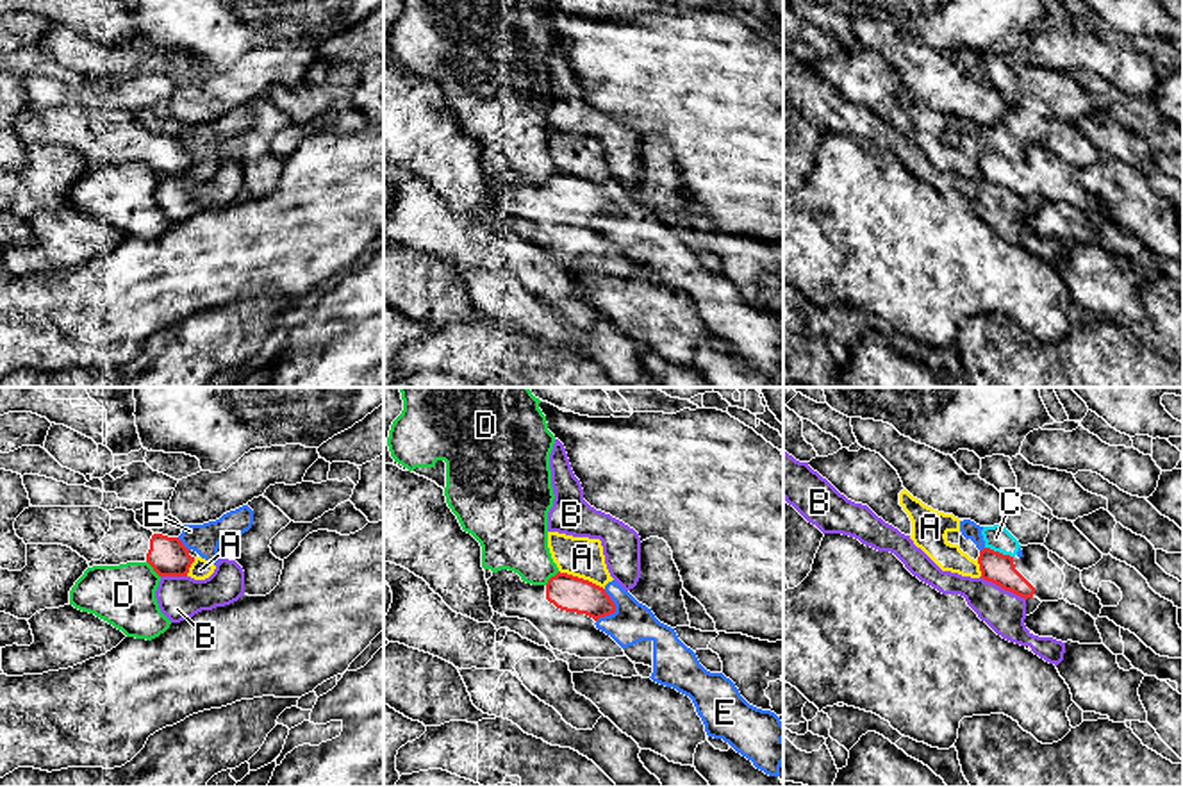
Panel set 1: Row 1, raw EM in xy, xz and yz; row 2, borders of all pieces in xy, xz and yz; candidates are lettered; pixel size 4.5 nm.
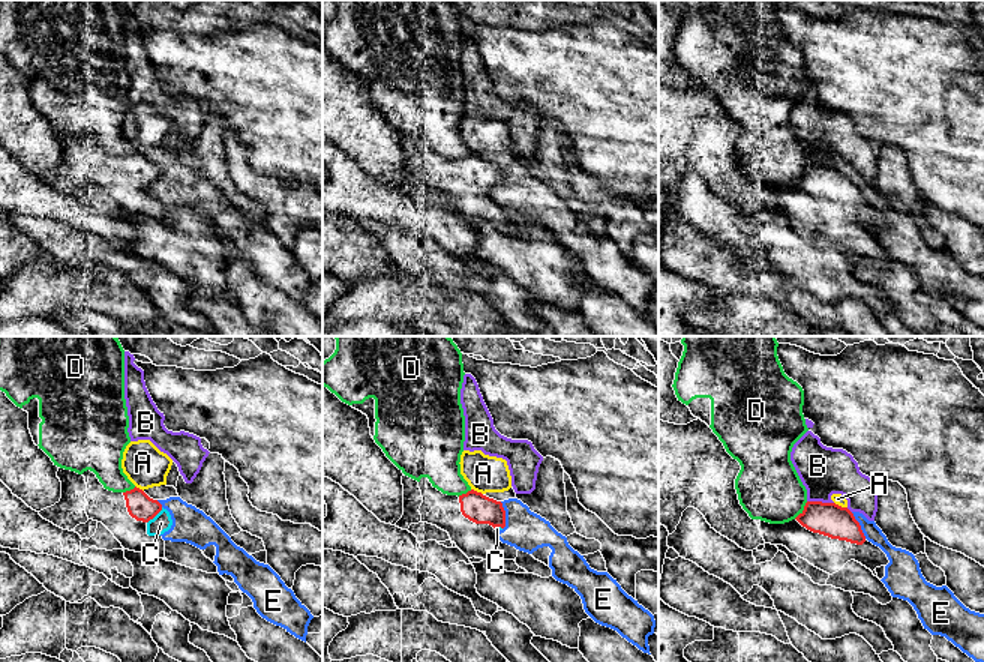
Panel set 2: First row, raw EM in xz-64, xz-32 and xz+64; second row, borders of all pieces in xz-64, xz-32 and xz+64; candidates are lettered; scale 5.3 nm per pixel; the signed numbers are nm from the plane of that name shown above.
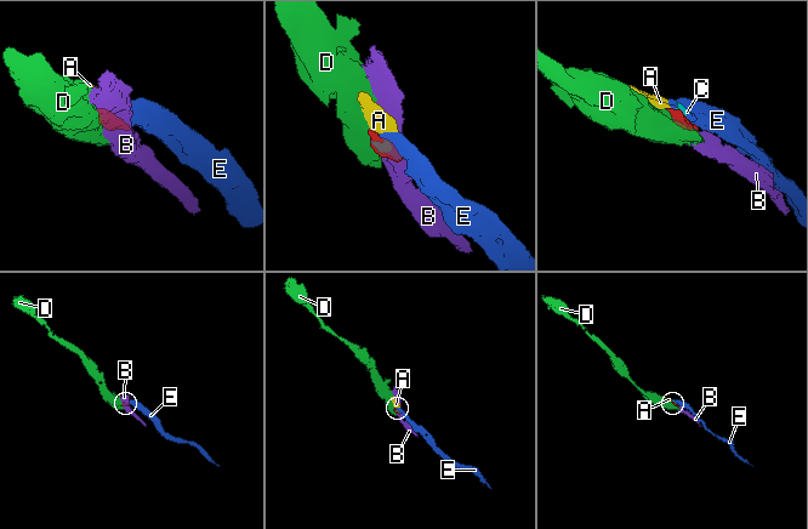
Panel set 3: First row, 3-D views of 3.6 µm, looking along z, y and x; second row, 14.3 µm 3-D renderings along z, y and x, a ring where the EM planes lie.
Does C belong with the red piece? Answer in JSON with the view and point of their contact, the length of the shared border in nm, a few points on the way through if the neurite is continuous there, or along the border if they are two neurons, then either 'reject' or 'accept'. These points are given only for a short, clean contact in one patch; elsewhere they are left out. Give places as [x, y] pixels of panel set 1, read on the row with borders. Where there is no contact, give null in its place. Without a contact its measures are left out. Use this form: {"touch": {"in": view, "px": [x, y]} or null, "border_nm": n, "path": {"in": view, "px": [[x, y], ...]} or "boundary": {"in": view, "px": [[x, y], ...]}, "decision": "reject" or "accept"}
{"touch": {"in": "yz", "px": [998, 552]}, "border_nm": 140, "boundary": {"in": "yz", "px": [[985, 546], [1012, 557]]}, "decision": "reject"}

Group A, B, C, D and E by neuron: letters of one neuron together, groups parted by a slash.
A C E / B / D

